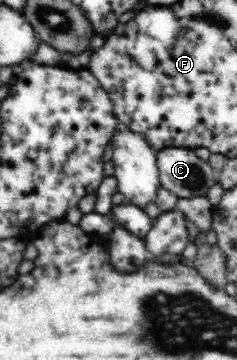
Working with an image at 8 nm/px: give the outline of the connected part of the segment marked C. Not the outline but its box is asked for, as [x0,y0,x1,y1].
[156,146,218,198]

